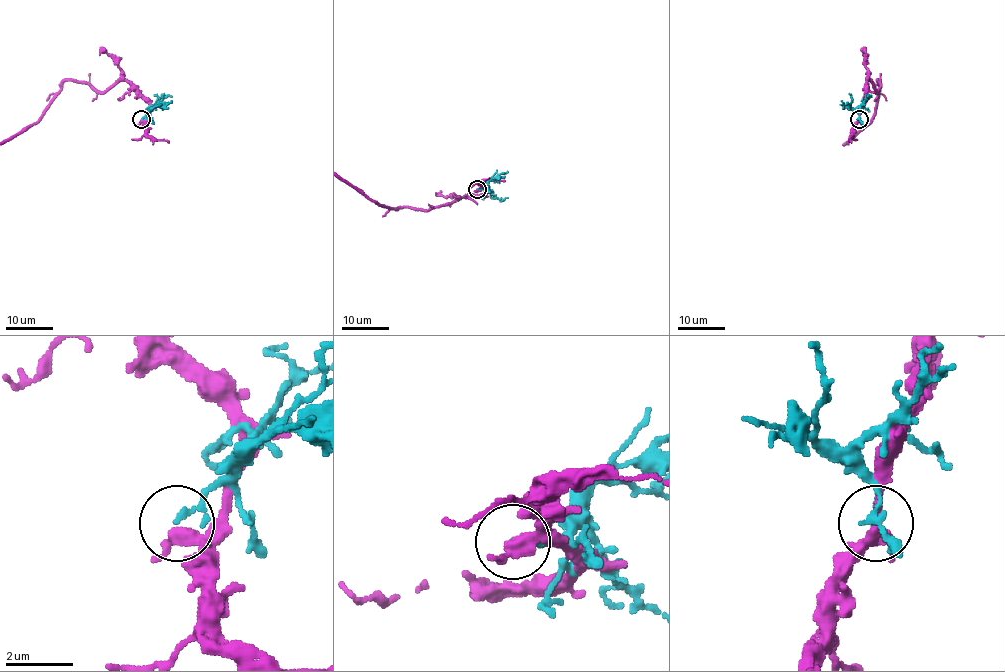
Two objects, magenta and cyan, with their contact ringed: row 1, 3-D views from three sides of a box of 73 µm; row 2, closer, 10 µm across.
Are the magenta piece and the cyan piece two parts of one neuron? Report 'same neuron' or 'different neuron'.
different neuron

